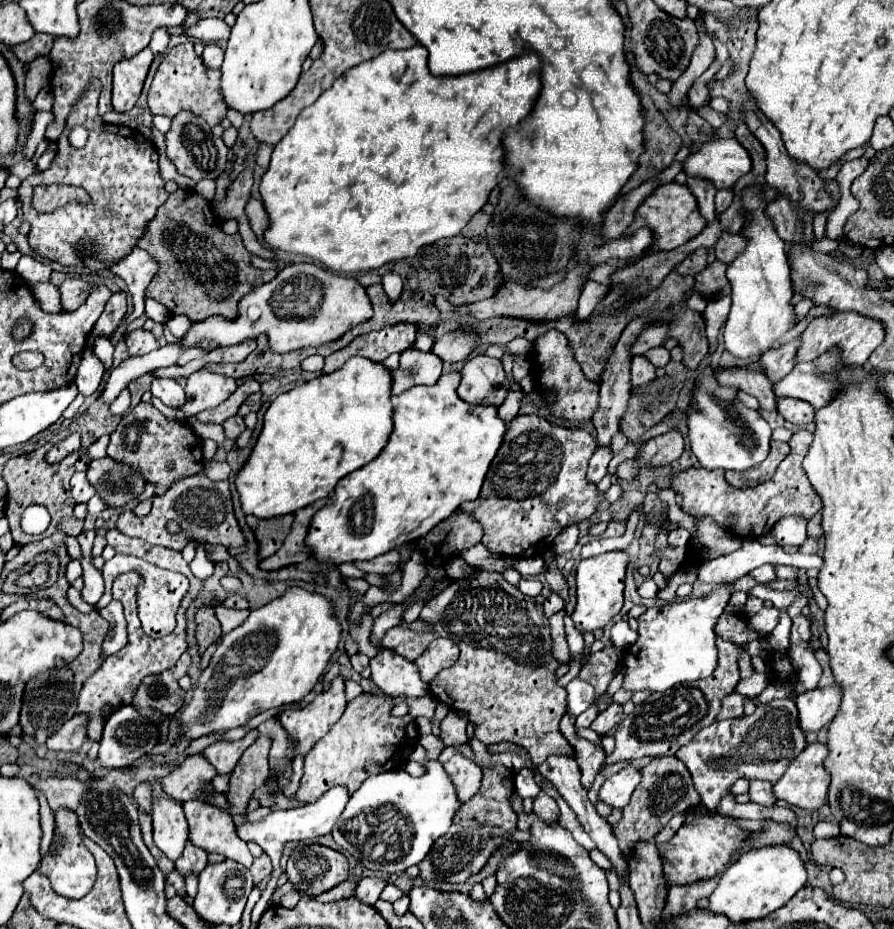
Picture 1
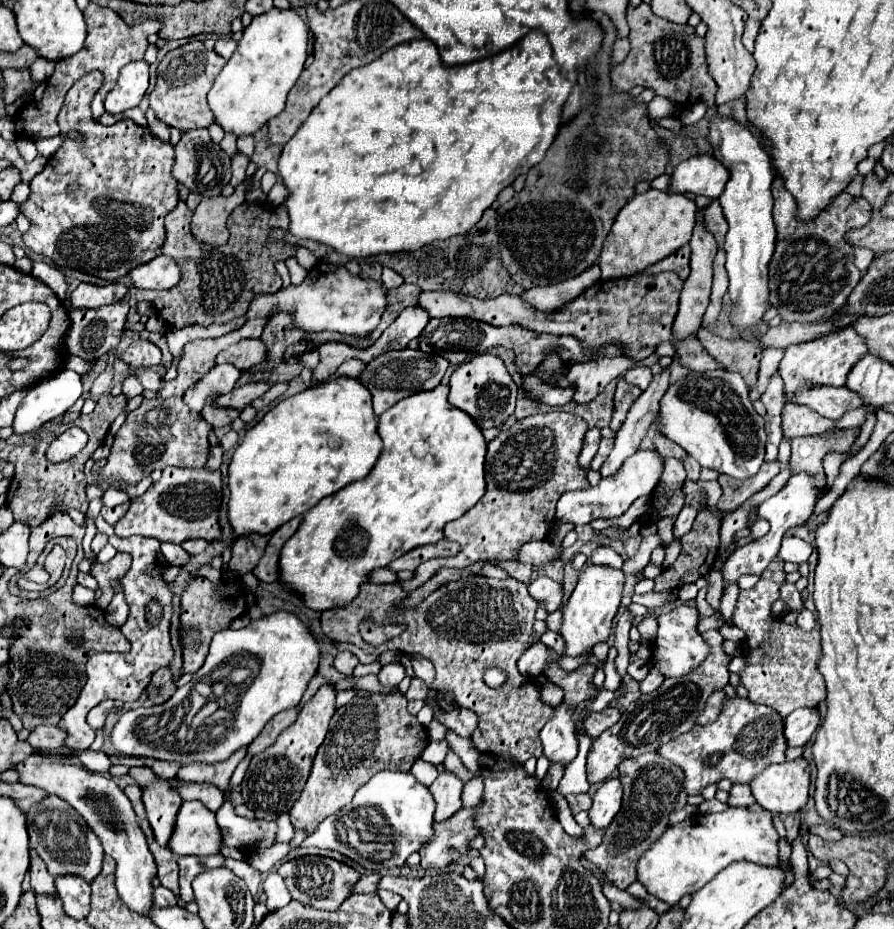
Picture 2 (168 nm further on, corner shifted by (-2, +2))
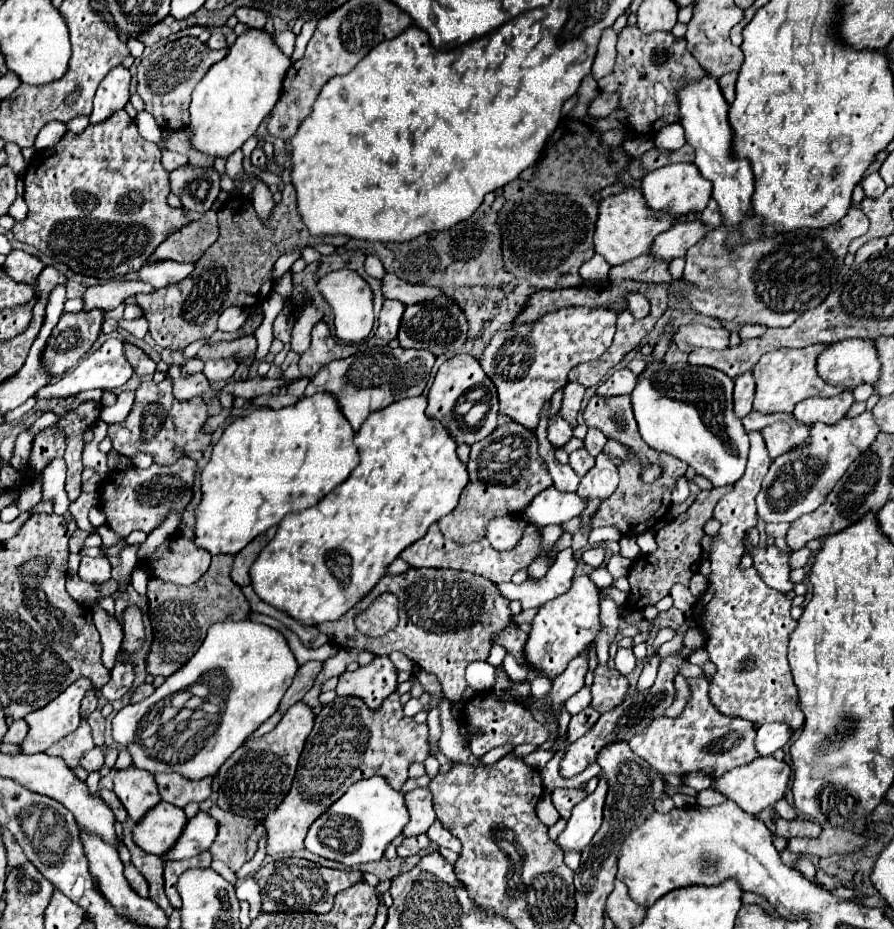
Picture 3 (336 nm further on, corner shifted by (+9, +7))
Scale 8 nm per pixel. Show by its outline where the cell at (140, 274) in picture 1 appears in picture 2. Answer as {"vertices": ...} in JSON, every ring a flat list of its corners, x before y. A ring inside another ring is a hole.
{"vertices":[[157,255,151,263,143,263,129,273,137,289,171,289,179,283,181,271,175,261,165,255]]}

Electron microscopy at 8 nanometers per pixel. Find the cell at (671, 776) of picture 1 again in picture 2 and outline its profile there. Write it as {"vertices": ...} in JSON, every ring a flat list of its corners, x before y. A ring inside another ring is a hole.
{"vertices":[[647,753,643,757,623,761,619,765,619,779,625,789,623,807,607,827,603,843,591,851,585,851,585,857,601,867,609,881,621,889,627,889,633,881,637,881,635,867,639,855,643,855,643,851,647,851,647,847,663,835,669,827,669,815,687,805,687,791,683,787,683,771,659,753]]}

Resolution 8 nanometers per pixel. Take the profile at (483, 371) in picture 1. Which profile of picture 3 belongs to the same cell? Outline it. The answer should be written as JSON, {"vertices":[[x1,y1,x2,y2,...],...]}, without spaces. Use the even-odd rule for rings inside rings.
{"vertices":[[458,354,450,360,446,360,434,378,434,384,428,392,428,418,440,420,440,424,452,434,452,440,460,444,474,444,484,440,492,430,496,428,498,418,498,394,492,384,492,380,484,374,478,360,470,354],[476,412,476,420,472,420,472,414]]}

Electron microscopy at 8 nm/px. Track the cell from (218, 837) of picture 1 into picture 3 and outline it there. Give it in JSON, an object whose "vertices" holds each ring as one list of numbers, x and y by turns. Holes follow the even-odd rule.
{"vertices":[[158,802,156,808,148,810,148,814,132,826,132,838,144,852,162,856,174,846,184,826,186,816,182,808,168,802]]}

